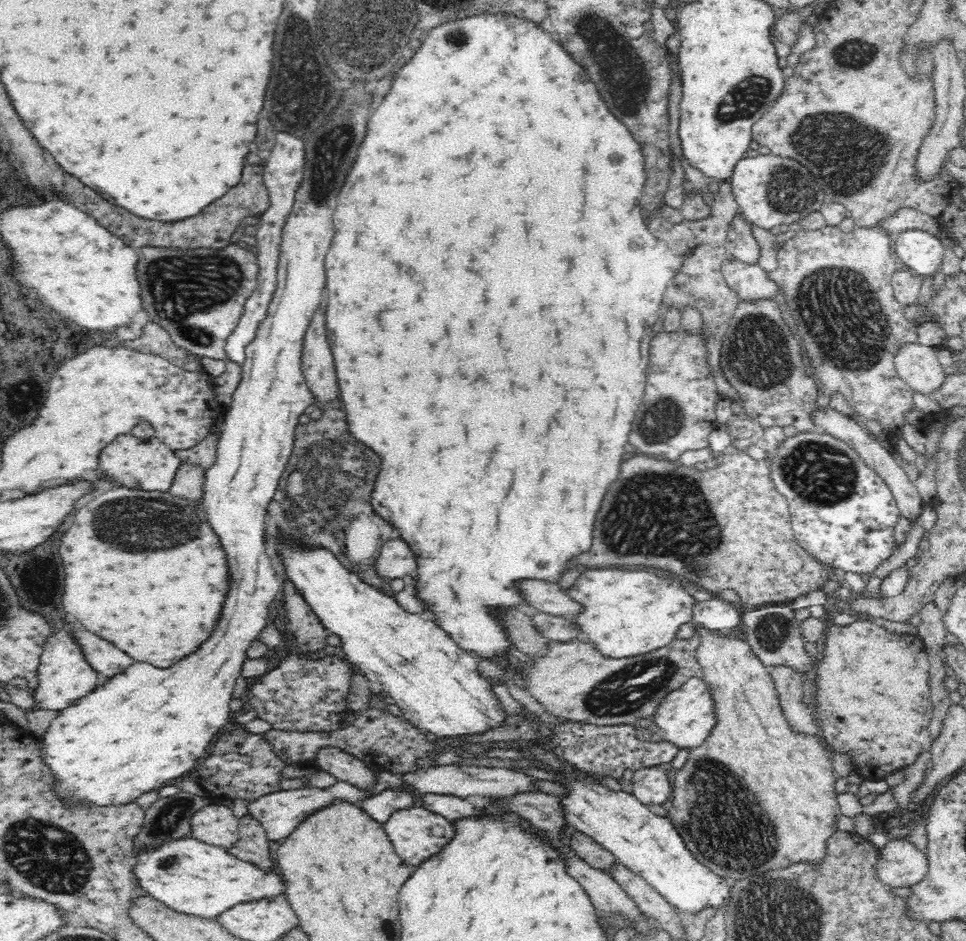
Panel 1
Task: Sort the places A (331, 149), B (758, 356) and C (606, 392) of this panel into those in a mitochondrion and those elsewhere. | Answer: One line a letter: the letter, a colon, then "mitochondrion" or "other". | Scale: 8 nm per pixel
A: mitochondrion
B: mitochondrion
C: other

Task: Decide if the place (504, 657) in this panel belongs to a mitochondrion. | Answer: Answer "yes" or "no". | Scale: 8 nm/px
no

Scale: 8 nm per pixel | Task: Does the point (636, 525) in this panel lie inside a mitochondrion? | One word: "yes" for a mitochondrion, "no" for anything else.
yes

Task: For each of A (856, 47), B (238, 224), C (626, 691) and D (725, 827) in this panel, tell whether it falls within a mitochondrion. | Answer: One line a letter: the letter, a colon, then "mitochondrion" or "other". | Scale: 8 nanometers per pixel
A: mitochondrion
B: other
C: mitochondrion
D: mitochondrion

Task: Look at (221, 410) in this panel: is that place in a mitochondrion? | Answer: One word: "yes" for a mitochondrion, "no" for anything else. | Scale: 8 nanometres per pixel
no

